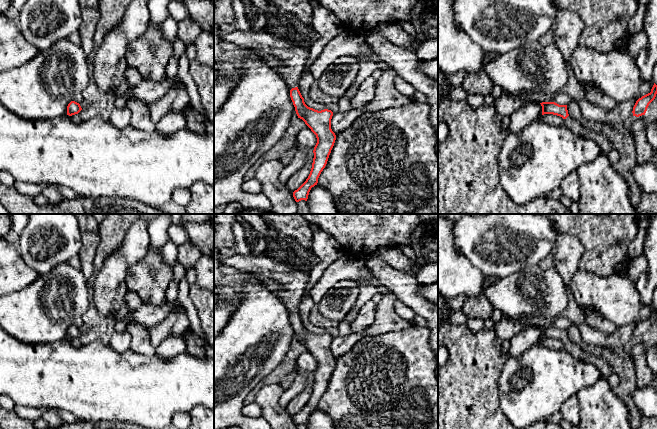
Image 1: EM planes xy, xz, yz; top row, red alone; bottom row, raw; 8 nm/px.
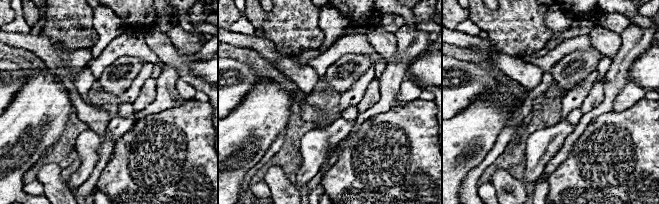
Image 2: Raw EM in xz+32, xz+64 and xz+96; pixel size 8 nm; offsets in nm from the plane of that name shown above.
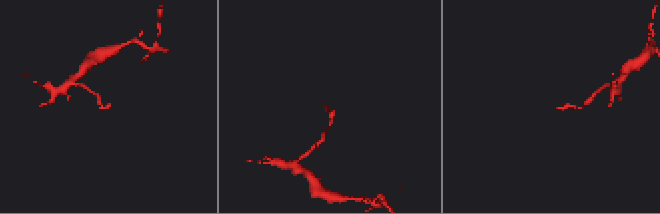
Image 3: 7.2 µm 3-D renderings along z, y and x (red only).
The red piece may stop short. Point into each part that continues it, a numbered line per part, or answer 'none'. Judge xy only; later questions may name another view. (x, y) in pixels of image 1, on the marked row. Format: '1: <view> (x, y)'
none

